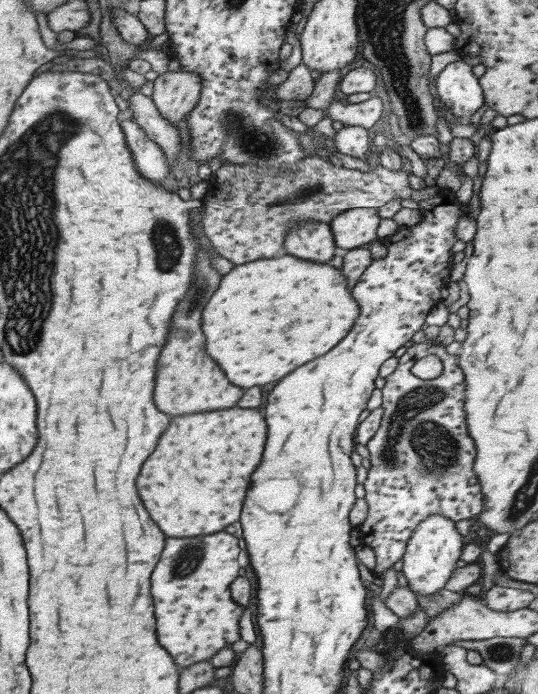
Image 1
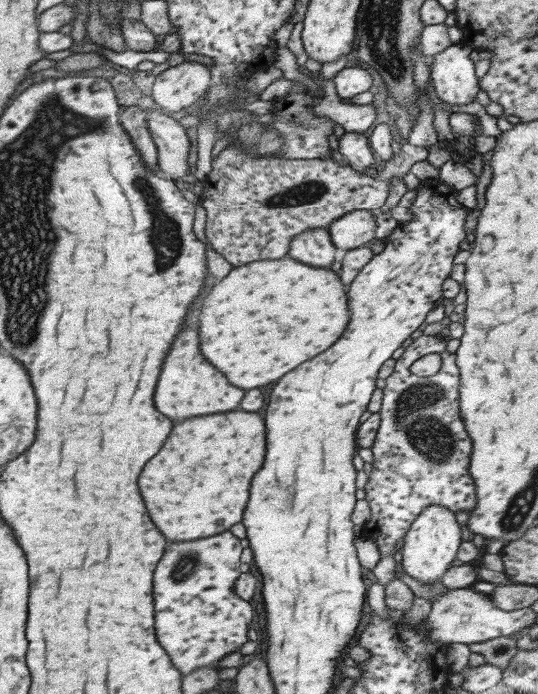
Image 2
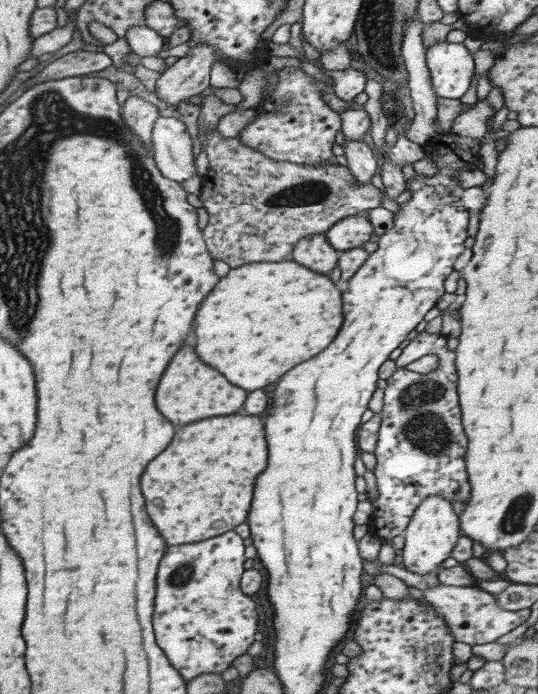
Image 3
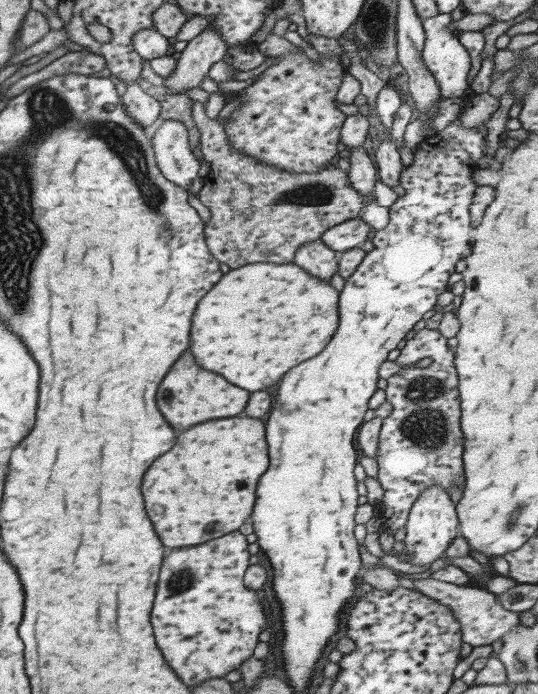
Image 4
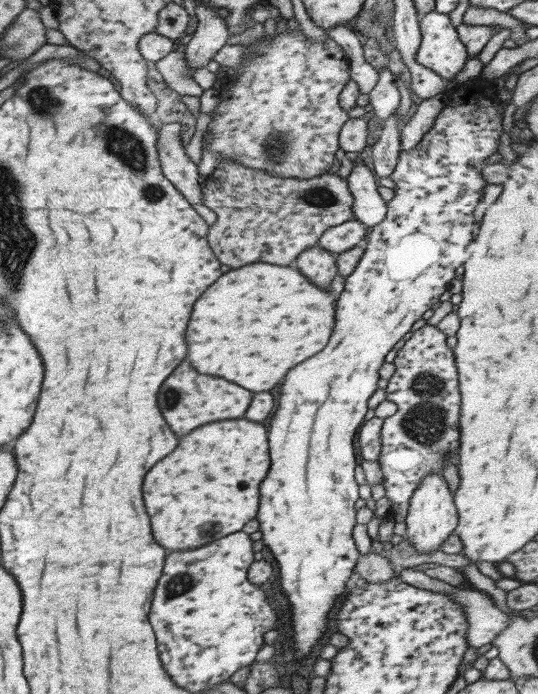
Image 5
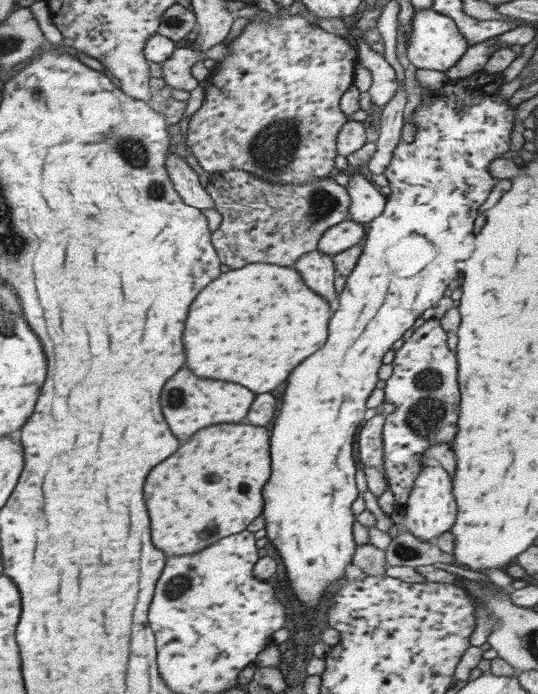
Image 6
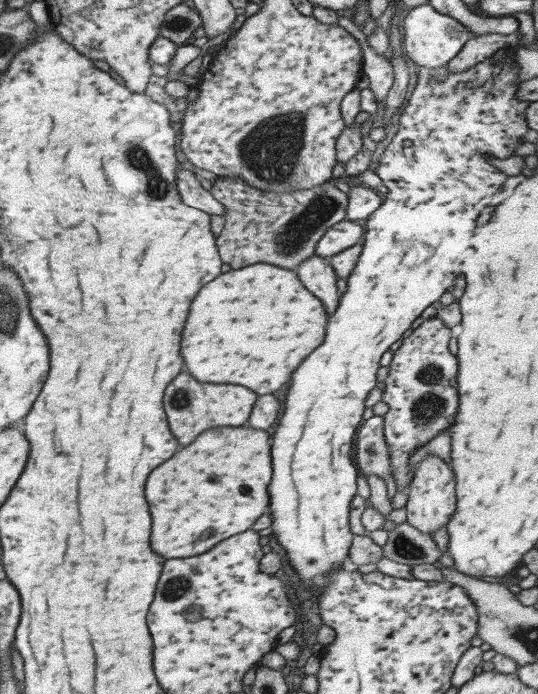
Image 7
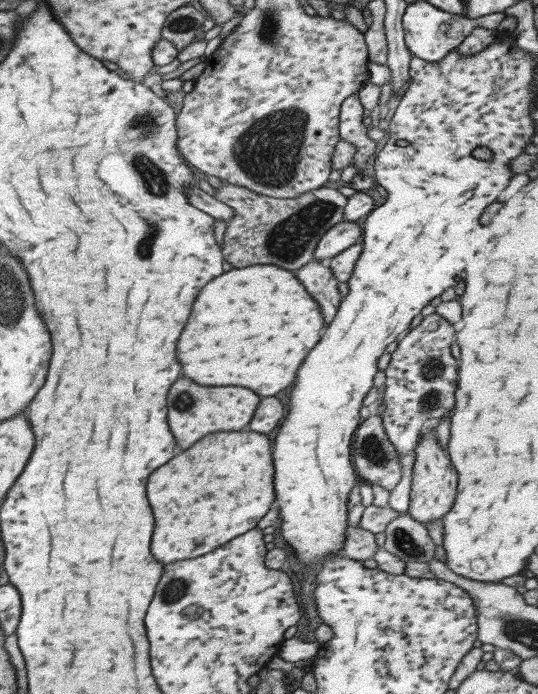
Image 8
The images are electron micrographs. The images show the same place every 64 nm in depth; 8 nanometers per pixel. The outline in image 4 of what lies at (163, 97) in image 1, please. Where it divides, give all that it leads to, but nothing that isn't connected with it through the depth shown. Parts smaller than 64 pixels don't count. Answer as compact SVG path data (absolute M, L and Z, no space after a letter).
M204 27L196 37L187 41L187 45L180 52L175 64L175 70L163 78L163 84L166 92L169 93L185 93L185 89L191 87L199 87L201 80L208 75L209 67L218 60L221 60L225 54L225 41L219 35L219 31L215 31L213 27Z

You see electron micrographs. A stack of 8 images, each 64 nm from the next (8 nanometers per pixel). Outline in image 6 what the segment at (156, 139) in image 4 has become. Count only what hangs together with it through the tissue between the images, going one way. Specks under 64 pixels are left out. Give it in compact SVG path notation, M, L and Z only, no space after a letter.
M167 150L165 169L171 179L175 192L186 206L200 210L211 210L214 208L214 200L203 187L204 182L193 169L179 157L175 152Z

